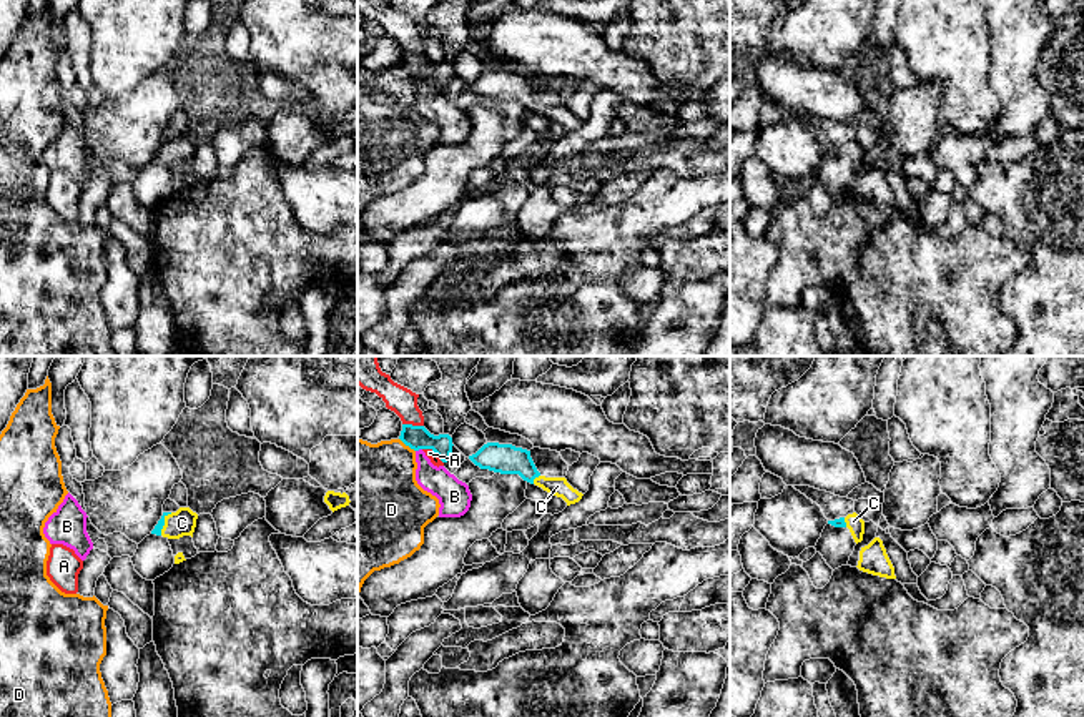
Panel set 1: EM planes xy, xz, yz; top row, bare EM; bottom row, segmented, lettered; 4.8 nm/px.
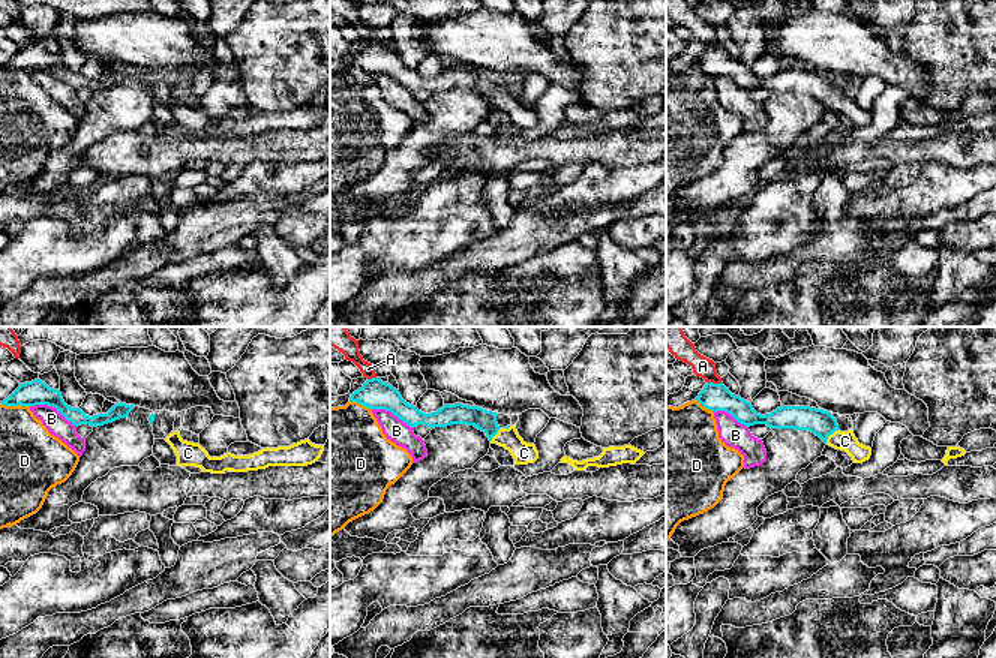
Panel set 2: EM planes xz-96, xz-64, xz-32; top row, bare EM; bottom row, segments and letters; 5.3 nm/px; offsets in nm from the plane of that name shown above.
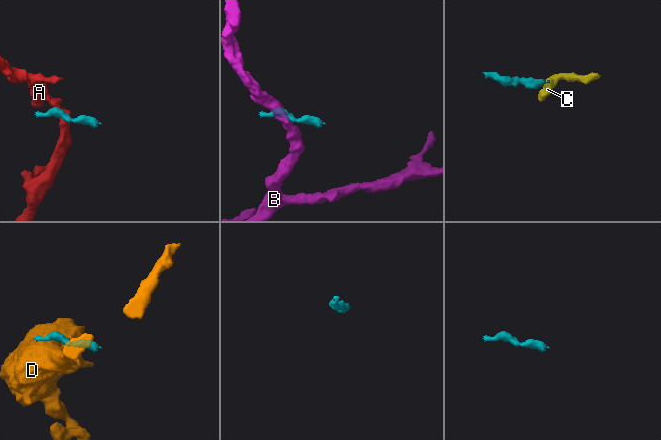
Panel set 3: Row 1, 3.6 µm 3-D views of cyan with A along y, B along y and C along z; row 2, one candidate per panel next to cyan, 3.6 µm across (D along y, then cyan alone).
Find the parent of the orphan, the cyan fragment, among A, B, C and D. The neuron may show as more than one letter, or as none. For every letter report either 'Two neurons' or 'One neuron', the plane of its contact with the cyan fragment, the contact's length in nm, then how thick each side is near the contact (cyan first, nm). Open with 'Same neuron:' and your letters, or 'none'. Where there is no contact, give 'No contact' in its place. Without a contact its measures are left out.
Same neuron: C
A: Two neurons. Touches cyan in xz. Shared border 130 nm. Thickness 110 nm (cyan) against 50 nm
B: Two neurons. Touches cyan in xz. Shared border 40 nm. Thickness 110 nm (cyan) against 140 nm
C: One neuron. Touches cyan in xz. Shared border 60 nm. Thickness 140 nm (cyan) against 90 nm
D: Two neurons. Touches cyan in xz. Shared border 100 nm. Thickness 110 nm (cyan) against 400 nm

